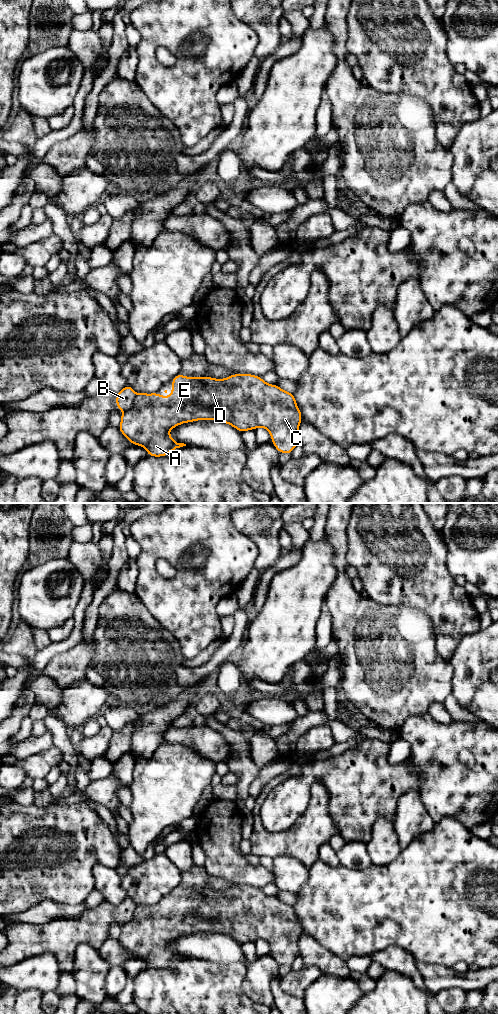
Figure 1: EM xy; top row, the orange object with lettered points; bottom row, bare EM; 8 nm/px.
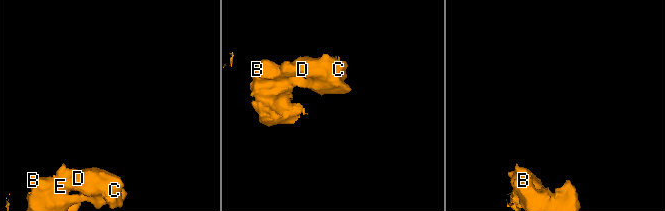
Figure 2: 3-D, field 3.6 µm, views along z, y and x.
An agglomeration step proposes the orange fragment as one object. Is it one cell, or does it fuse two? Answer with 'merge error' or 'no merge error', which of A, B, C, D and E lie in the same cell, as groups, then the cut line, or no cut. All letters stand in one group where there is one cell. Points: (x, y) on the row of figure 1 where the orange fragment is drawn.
merge error | A C D E / B | xy (135, 396), (132, 405), (125, 411)

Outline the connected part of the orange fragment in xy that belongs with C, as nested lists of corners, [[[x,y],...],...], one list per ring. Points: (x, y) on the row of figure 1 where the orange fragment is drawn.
[[[178,373],[172,379],[171,397],[161,397],[157,392],[136,394],[133,406],[121,414],[118,428],[129,442],[146,448],[147,455],[161,457],[186,446],[171,438],[170,429],[201,419],[227,423],[239,432],[264,427],[278,452],[291,454],[299,443],[302,414],[293,393],[282,390],[278,385],[265,383],[260,376],[233,374],[219,380],[213,377],[185,377]]]

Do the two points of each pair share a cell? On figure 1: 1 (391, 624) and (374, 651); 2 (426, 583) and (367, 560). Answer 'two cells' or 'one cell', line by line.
1: one cell
2: one cell

